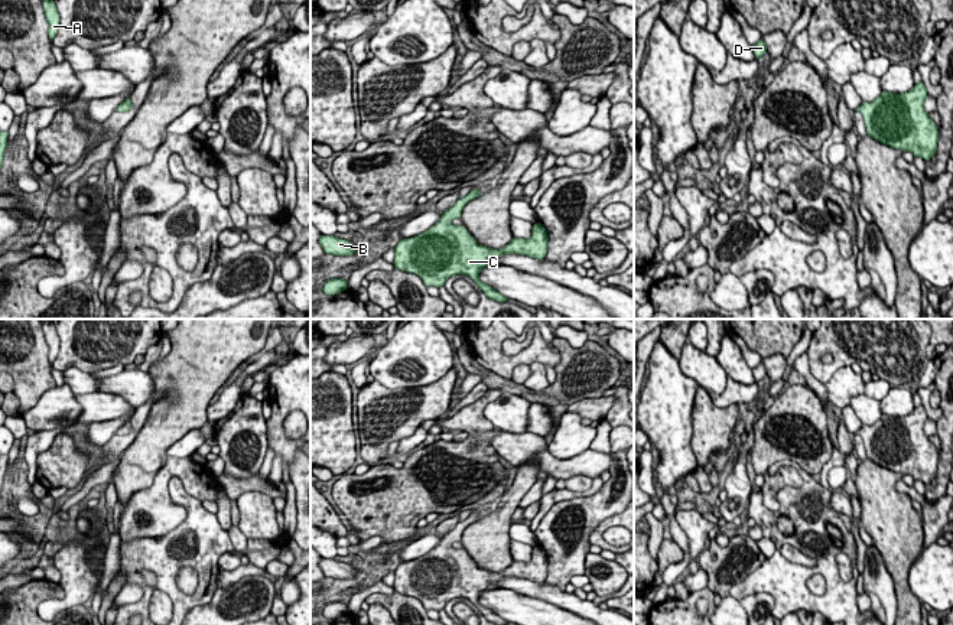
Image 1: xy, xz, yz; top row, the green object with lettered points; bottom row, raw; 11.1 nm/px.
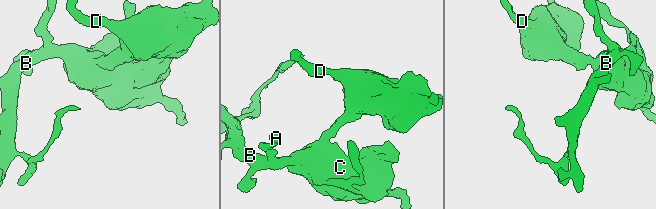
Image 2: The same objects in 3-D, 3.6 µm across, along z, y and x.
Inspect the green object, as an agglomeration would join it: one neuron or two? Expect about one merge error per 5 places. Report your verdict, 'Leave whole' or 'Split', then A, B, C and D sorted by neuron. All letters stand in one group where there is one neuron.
Leave whole. Groups: A B C D

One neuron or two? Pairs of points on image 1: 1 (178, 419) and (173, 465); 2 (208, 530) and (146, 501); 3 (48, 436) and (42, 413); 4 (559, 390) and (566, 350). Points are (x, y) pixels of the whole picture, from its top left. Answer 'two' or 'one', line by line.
1: two
2: two
3: two
4: one

